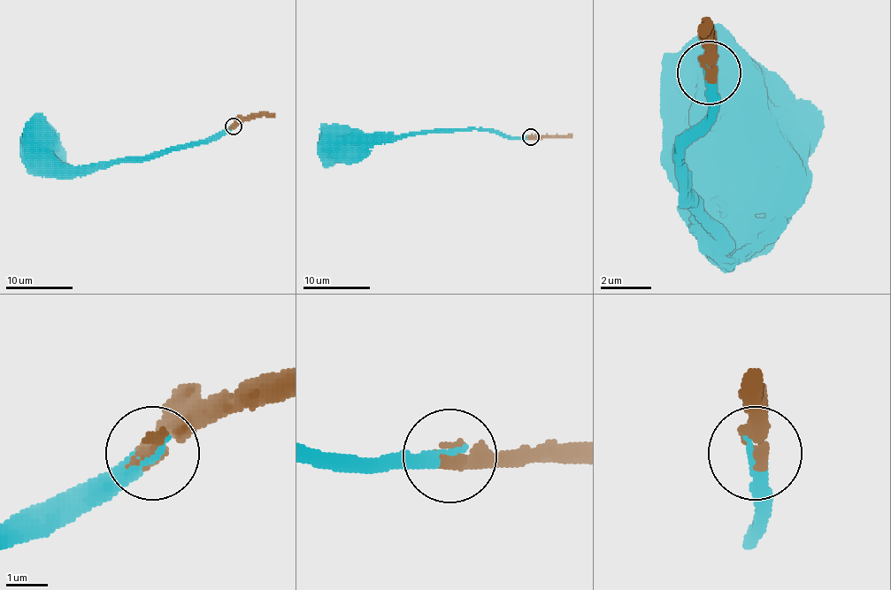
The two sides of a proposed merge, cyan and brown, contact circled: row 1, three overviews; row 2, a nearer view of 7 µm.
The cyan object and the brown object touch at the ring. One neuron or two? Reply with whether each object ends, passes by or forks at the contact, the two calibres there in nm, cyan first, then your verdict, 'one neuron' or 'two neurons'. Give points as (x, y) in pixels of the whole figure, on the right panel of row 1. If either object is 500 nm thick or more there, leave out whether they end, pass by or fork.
cyan ends | brown ends | 380/360 nm | one neuron

